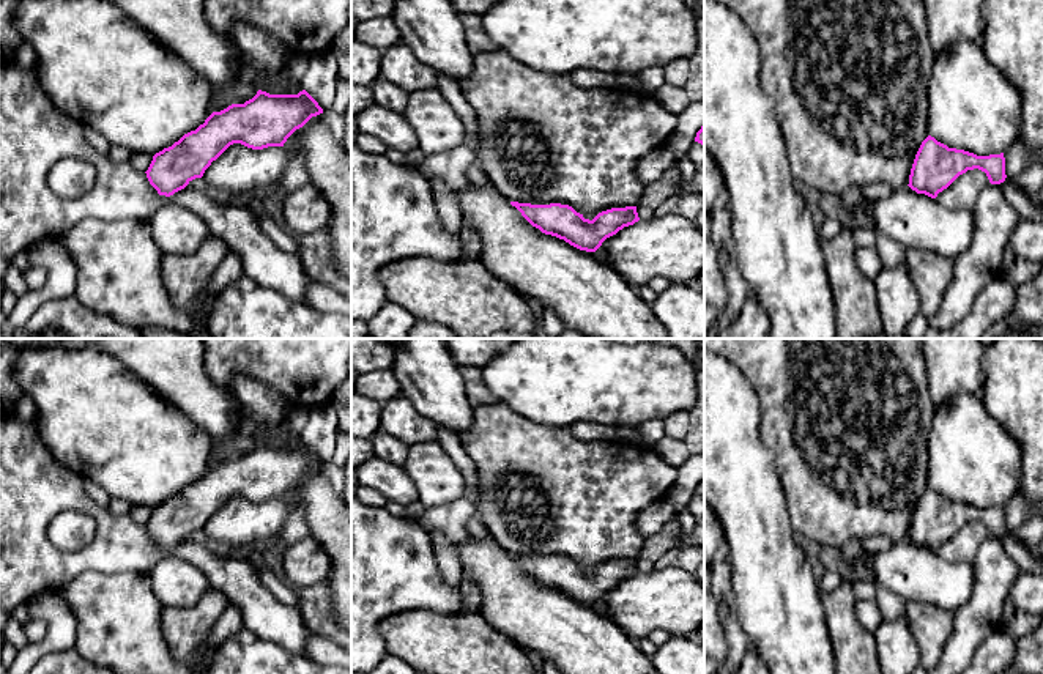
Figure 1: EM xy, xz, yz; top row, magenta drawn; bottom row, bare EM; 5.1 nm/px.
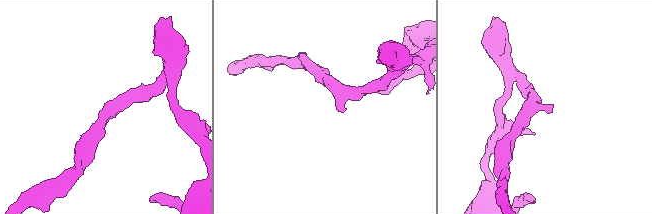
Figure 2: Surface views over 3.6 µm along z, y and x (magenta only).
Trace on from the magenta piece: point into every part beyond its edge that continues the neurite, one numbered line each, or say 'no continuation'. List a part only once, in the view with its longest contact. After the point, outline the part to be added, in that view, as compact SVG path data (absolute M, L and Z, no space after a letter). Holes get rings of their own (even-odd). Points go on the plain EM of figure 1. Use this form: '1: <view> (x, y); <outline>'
no continuation

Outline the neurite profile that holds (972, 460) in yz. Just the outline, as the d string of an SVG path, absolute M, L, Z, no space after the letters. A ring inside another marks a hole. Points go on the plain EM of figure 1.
M958 394L934 409L928 452L928 488L948 501L989 509L1019 493L1019 444L972 394Z

